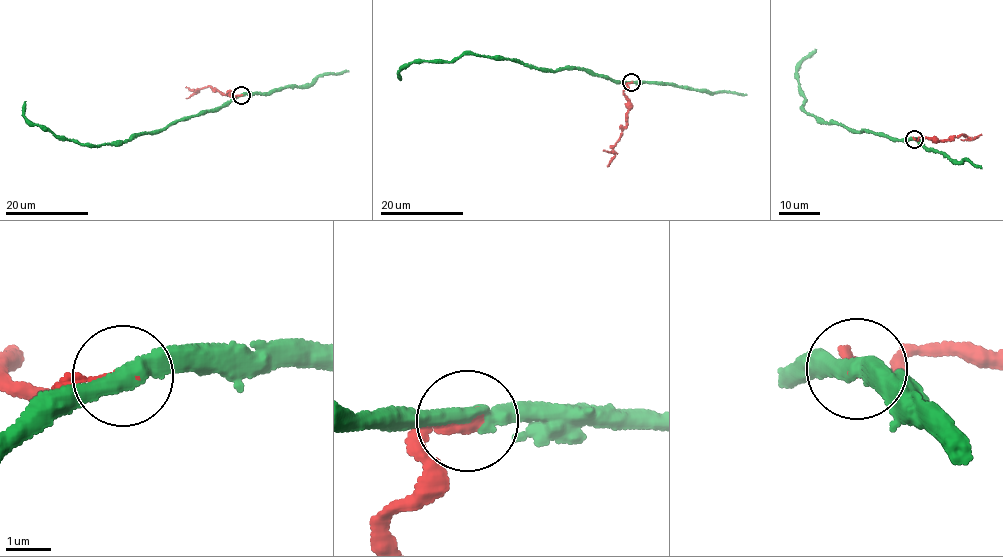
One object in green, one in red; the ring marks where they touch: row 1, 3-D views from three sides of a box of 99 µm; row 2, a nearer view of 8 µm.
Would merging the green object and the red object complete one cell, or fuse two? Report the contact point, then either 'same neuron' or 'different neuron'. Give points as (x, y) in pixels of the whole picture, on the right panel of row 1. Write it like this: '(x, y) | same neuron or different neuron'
(914, 139) | different neuron

